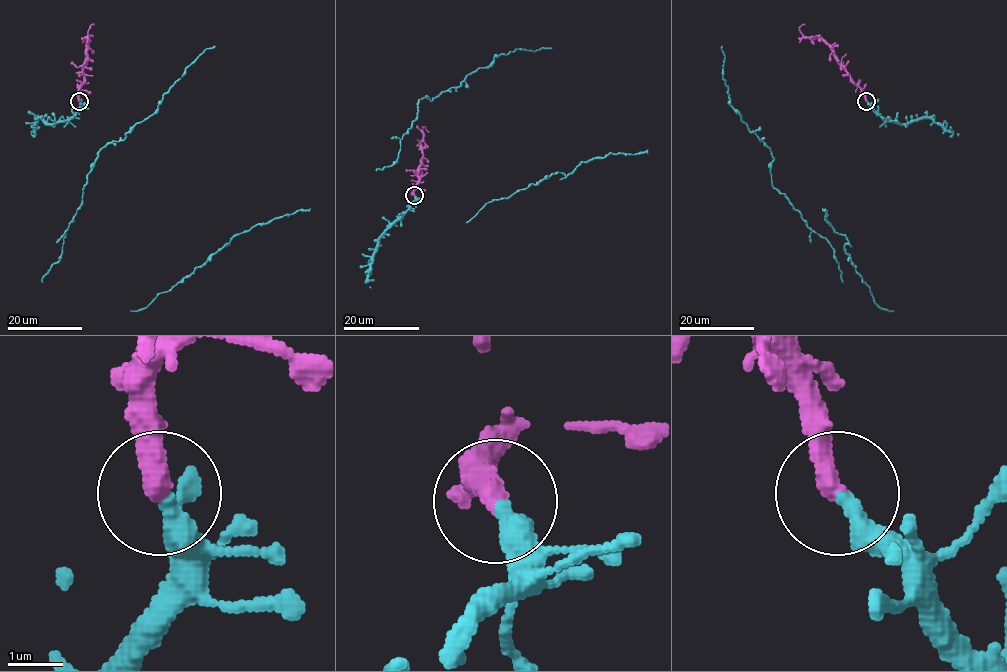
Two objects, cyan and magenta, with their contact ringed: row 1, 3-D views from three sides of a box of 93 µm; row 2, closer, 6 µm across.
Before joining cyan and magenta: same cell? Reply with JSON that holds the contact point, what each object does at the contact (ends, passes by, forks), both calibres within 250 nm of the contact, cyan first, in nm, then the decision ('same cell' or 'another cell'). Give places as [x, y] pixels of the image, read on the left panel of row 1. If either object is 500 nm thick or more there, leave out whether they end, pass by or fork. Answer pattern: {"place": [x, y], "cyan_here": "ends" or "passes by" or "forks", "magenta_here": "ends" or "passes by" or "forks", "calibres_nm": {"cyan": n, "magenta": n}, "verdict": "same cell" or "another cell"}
{"place": [79, 101], "cyan_here": "ends", "magenta_here": "ends", "calibres_nm": {"cyan": 360, "magenta": 400}, "verdict": "same cell"}

